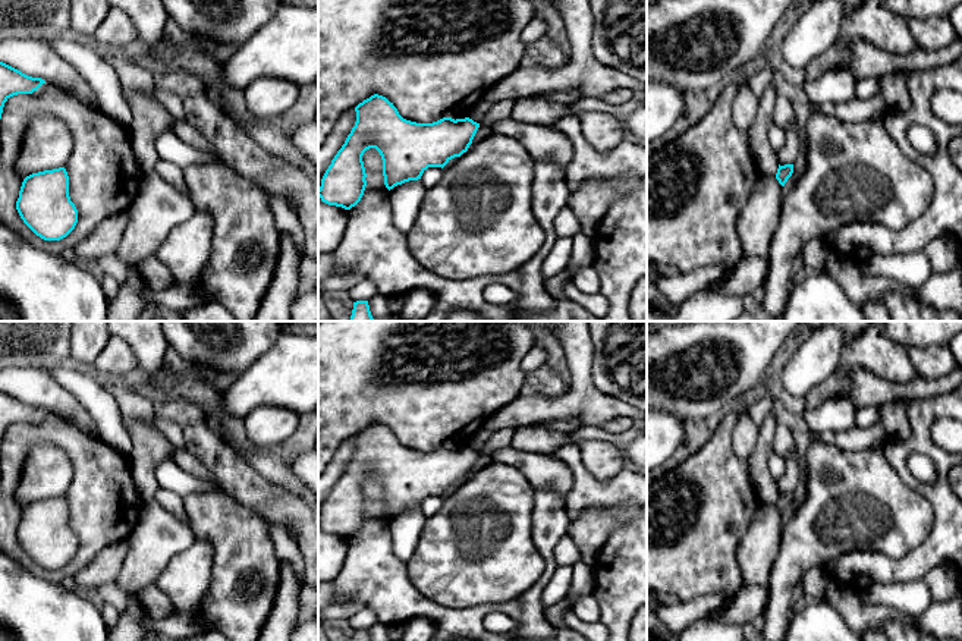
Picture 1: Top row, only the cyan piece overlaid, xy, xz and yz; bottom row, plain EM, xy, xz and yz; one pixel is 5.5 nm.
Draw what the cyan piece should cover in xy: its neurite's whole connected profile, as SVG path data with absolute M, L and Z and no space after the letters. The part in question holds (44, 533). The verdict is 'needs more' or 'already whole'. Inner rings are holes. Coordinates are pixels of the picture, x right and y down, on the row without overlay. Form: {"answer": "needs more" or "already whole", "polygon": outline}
{"answer": "already whole", "polygon": "M65 496L26 505L16 538L23 552L44 569L66 566L78 552L78 538L69 525L69 505Z"}

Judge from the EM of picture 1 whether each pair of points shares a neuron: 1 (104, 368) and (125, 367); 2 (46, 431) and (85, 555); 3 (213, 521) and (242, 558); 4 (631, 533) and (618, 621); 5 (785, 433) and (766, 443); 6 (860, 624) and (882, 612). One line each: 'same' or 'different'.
1: same
2: same
3: same
4: same
5: different
6: same

